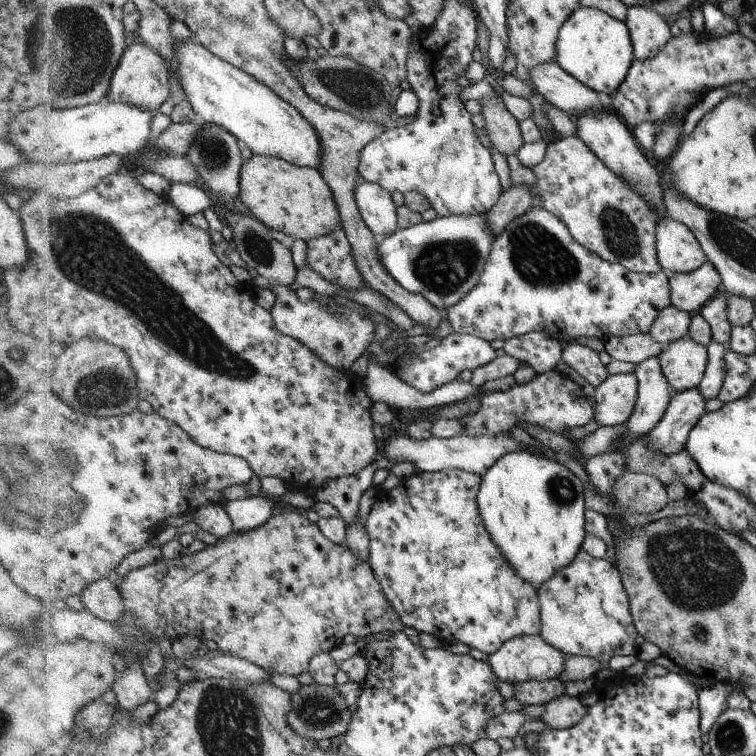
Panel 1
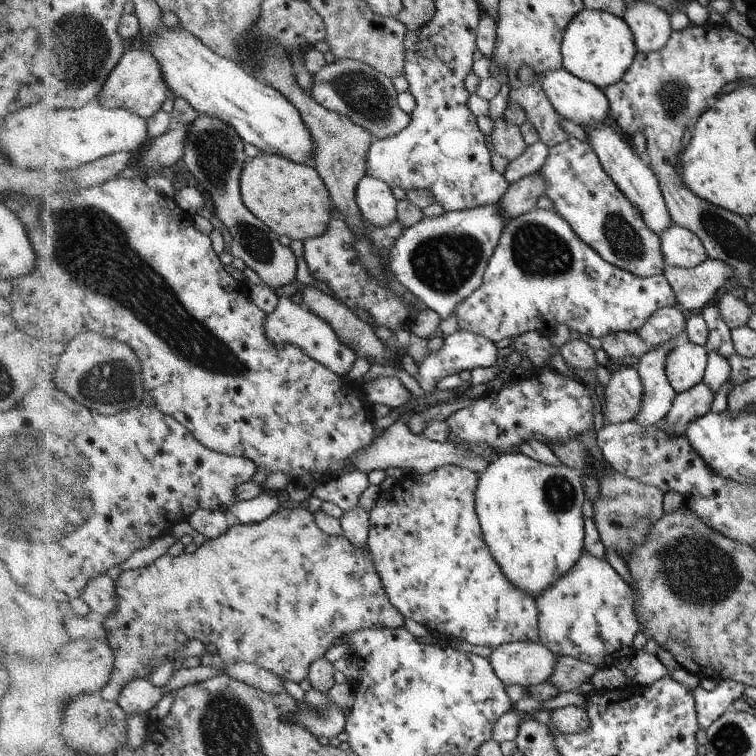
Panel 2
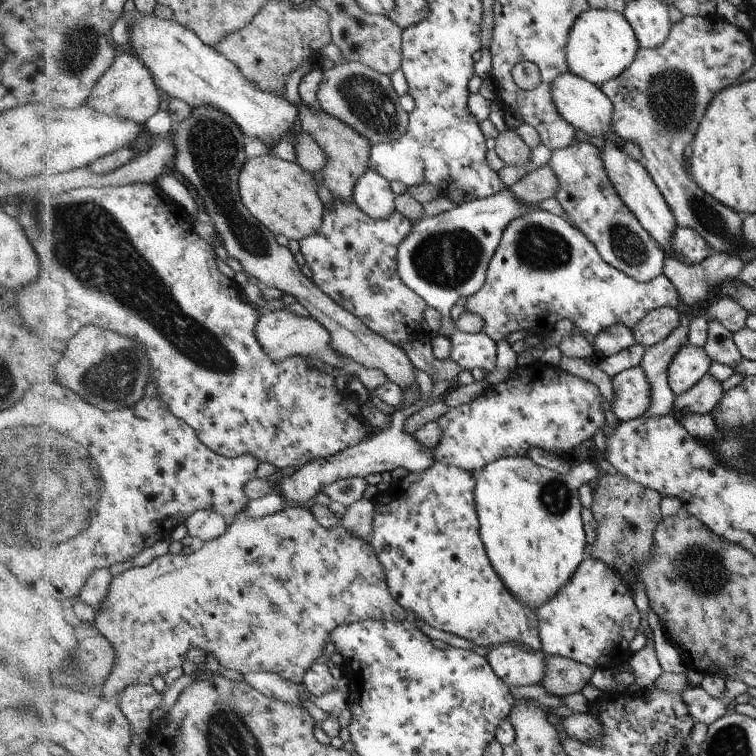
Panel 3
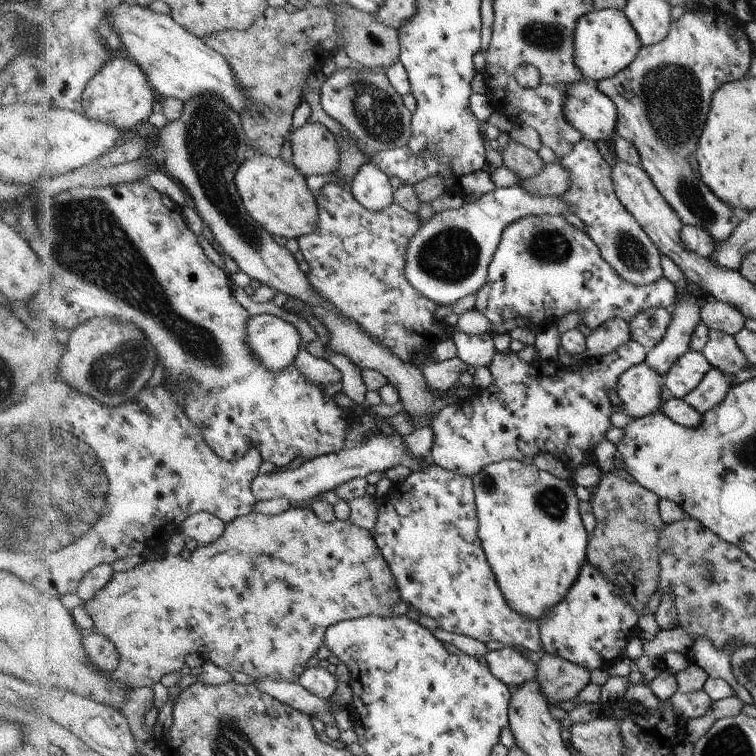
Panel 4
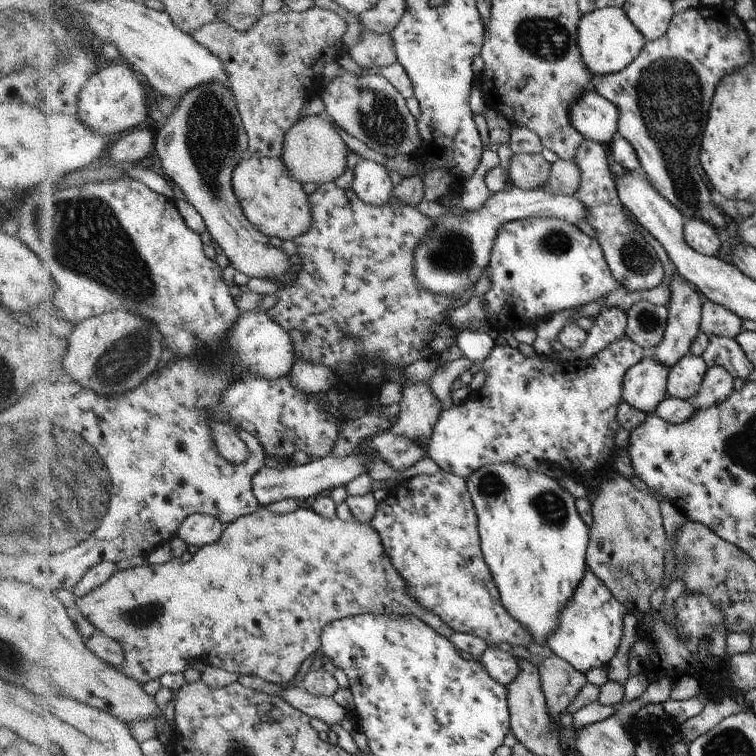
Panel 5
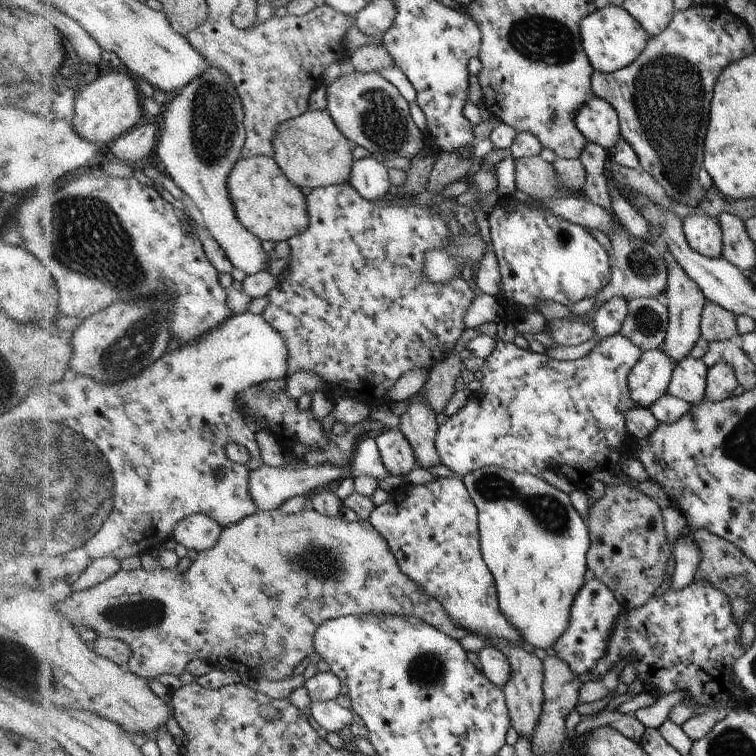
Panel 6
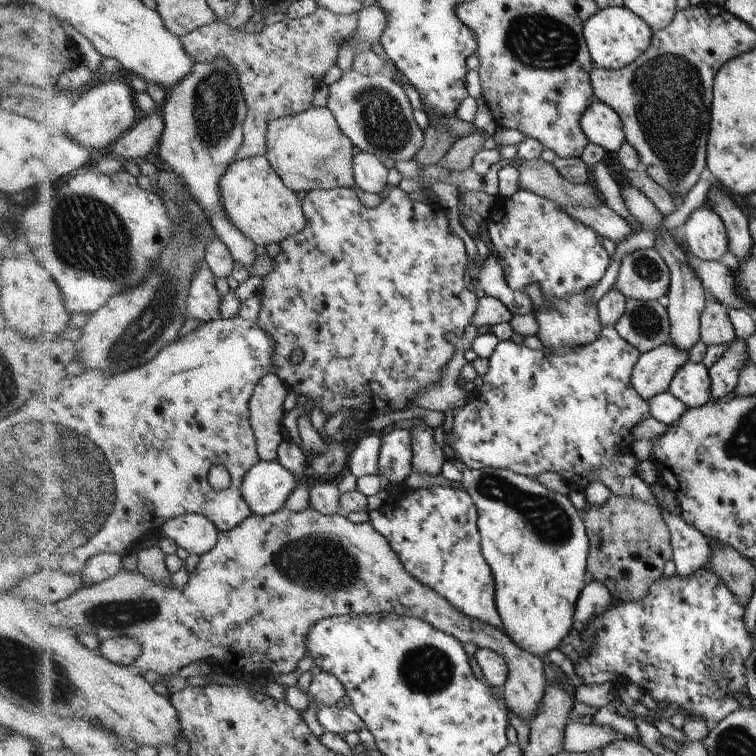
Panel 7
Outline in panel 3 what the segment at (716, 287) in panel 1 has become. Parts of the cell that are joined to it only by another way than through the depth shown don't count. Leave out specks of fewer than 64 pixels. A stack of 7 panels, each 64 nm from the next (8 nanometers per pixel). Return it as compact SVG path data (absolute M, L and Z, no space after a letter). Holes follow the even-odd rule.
M713 251L704 261L695 265L685 265L672 256L666 257L662 266L662 273L677 287L682 302L681 308L691 309L694 304L710 298L710 288L718 288L719 284L726 279L738 279L744 265L744 262L736 254Z

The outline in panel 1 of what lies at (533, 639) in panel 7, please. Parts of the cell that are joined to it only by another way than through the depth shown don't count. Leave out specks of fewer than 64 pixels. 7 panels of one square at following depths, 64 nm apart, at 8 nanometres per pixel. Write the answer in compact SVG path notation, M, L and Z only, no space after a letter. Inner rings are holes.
M528 451L501 456L481 475L477 497L485 529L517 574L535 588L572 564L584 536L584 488L566 466Z

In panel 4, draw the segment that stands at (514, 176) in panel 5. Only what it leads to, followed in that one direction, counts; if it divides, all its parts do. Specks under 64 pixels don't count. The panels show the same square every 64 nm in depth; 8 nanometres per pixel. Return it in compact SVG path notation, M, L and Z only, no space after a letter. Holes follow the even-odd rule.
M509 140L509 146L501 156L508 170L512 170L518 176L518 184L540 174L545 169L545 163L537 152L531 151L520 143L514 143L512 140Z

